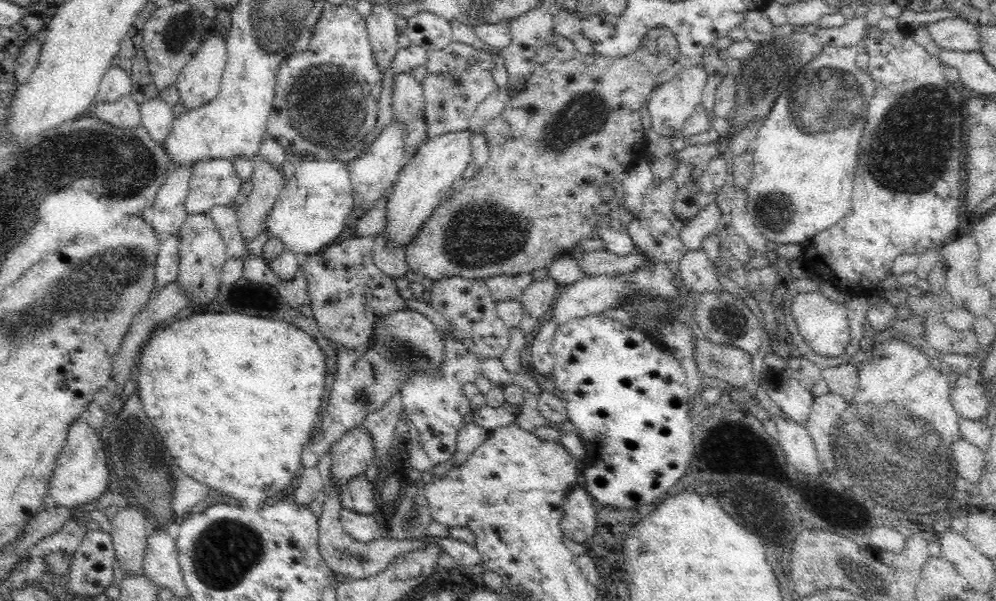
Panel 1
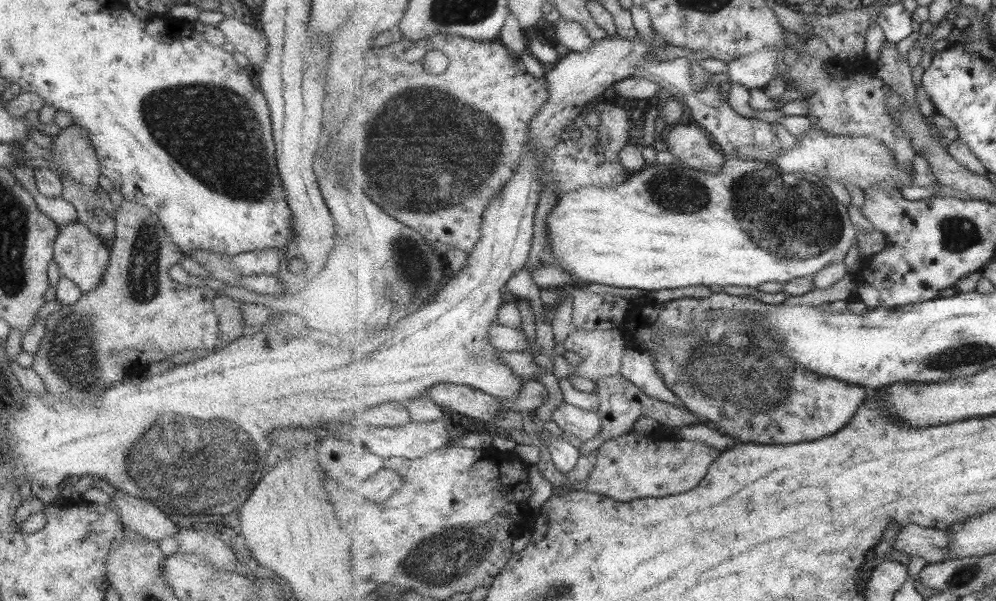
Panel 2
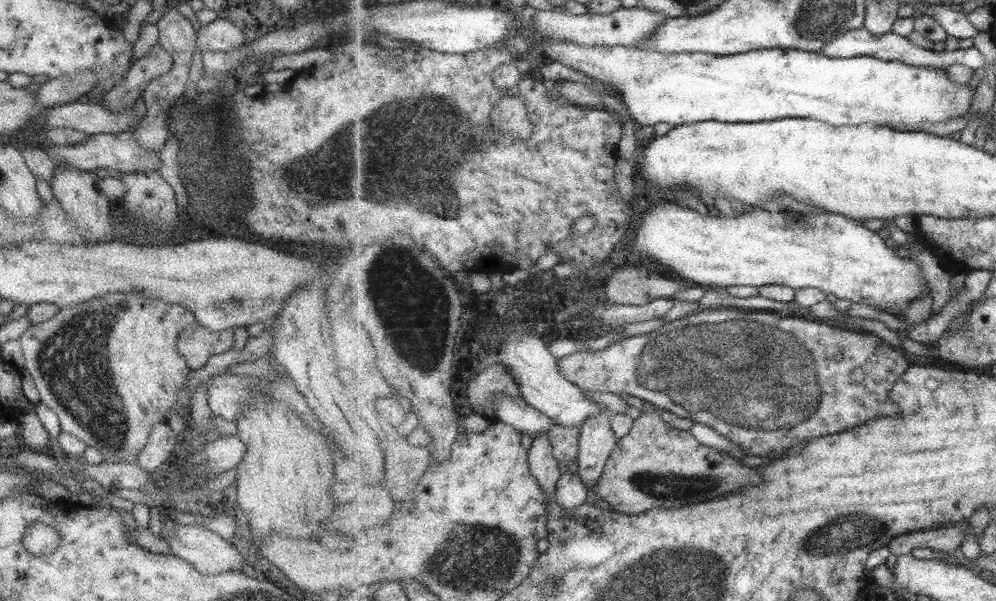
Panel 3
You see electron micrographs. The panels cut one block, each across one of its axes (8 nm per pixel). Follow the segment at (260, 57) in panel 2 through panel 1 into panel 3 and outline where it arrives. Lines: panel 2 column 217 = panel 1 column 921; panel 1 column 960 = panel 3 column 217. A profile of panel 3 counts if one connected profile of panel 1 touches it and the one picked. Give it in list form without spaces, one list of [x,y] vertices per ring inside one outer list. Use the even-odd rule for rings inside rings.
[[[215,18],[207,25],[201,25],[196,32],[195,49],[204,51],[233,52],[247,44],[243,31],[226,19]]]

